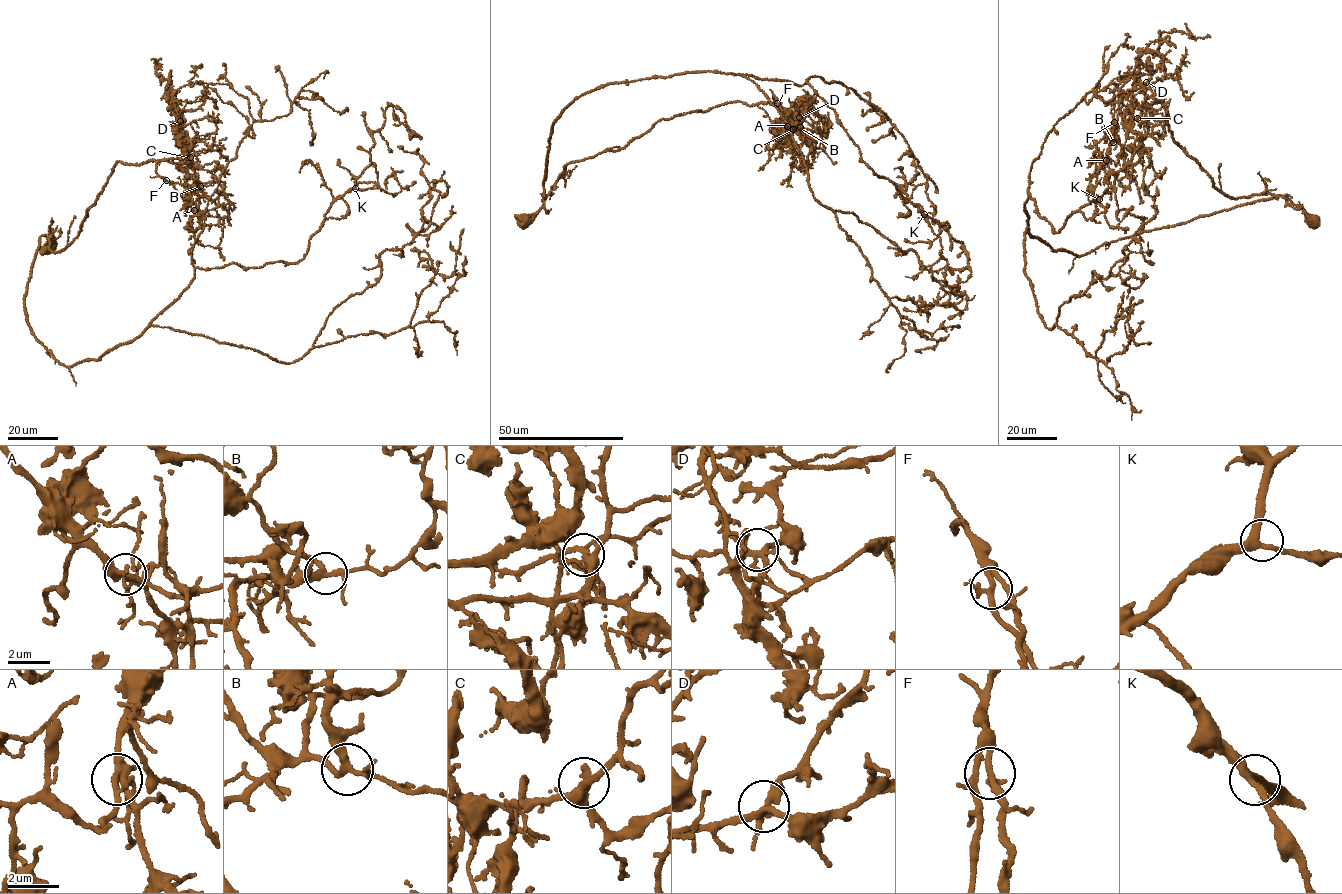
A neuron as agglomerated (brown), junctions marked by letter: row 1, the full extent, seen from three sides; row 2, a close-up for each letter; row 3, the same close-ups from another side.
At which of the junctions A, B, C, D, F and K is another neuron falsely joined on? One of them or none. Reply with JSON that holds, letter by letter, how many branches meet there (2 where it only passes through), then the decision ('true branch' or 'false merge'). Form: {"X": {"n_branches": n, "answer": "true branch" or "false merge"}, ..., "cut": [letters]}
{"A": {"n_branches": 6, "answer": "true branch"}, "B": {"n_branches": 4, "answer": "true branch"}, "C": {"n_branches": 4, "answer": "true branch"}, "D": {"n_branches": 5, "answer": "true branch"}, "F": {"n_branches": 4, "answer": "true branch"}, "K": {"n_branches": 3, "answer": "true branch"}, "cut": []}

